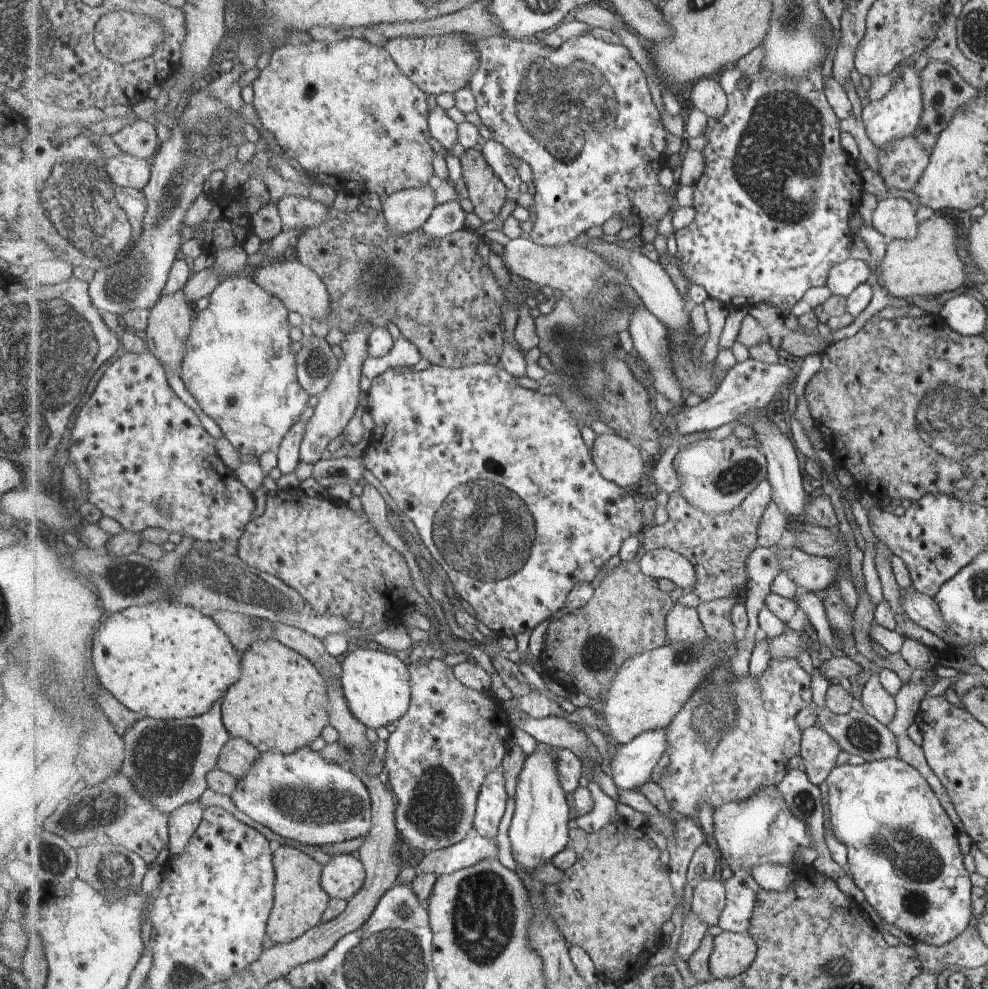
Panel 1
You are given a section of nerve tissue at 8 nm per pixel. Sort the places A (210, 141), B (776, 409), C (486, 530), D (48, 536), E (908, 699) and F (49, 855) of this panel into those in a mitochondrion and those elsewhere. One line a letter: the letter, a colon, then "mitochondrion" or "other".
A: mitochondrion
B: other
C: mitochondrion
D: other
E: other
F: mitochondrion

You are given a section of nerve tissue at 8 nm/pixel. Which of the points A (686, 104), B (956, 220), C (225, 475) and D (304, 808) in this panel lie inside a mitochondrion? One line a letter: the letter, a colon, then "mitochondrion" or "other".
A: other
B: other
C: other
D: mitochondrion

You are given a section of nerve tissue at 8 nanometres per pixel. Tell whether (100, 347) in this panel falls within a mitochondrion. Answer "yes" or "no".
yes

